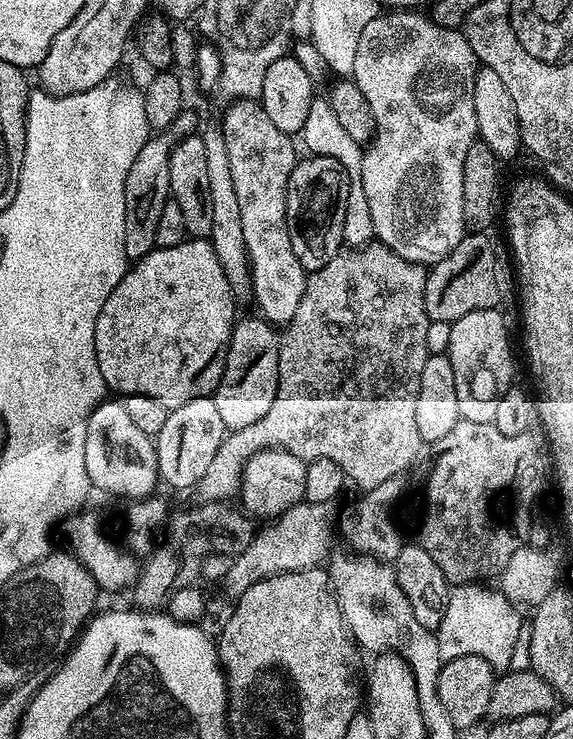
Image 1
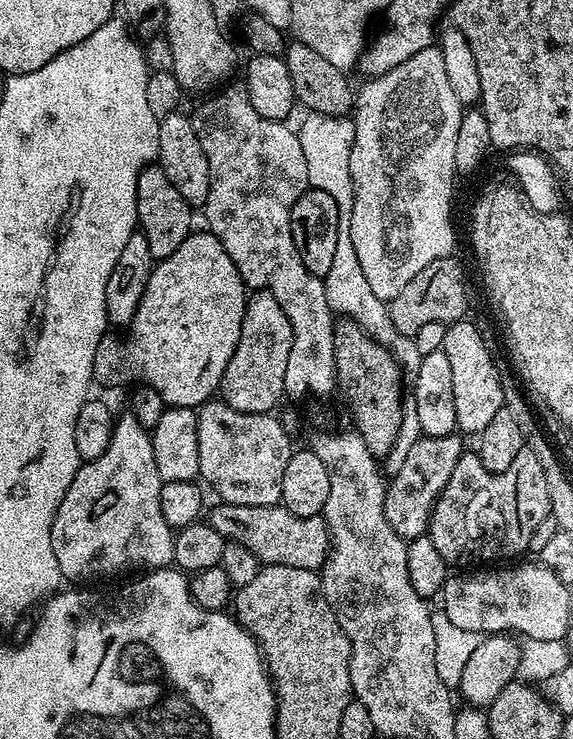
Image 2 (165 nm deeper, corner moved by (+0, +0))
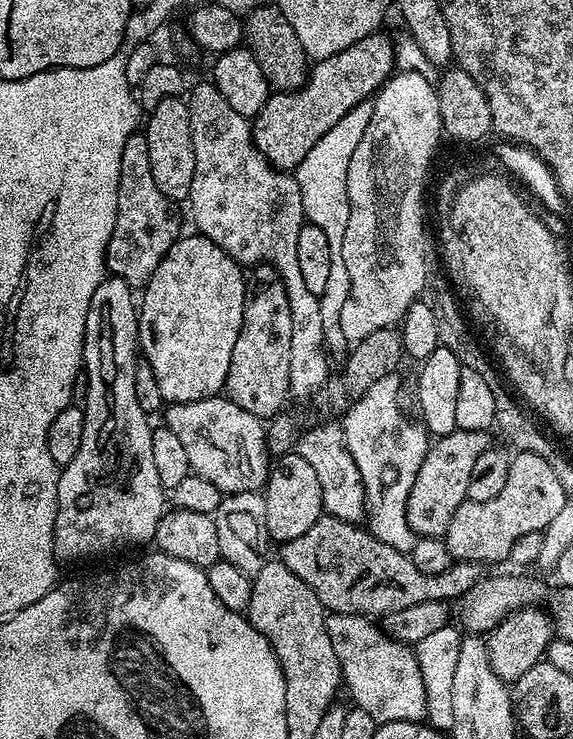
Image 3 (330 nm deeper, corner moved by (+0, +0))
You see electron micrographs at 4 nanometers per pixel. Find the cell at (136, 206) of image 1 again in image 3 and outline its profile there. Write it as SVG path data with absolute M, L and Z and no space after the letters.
M109 275L94 290L94 298L90 302L90 310L86 314L86 330L84 331L84 366L83 375L88 376L88 393L84 396L82 407L84 410L84 429L82 430L82 442L80 448L74 454L74 458L63 465L60 481L58 482L58 508L56 509L56 521L54 522L54 534L52 535L53 549L61 561L76 560L79 556L96 556L99 552L108 552L111 548L120 548L123 544L144 544L155 537L158 530L158 522L166 511L166 489L158 478L158 470L154 466L154 442L152 441L153 425L148 425L149 417L138 406L138 397L134 395L134 370L138 359L140 346L140 313L138 311L137 293L126 283L121 276Z

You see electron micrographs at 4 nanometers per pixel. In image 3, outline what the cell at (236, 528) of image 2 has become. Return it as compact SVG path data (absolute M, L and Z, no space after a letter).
M327 514L320 516L302 538L285 540L279 548L283 564L318 594L332 614L380 618L376 616L387 617L427 600L452 602L482 576L481 565L471 562L453 562L442 574L427 576L414 566L411 555L386 546L355 523Z

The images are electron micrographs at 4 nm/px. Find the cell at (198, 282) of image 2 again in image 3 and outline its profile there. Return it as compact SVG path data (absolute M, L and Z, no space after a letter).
M199 234L191 235L181 235L176 244L165 254L158 266L158 270L154 270L154 274L143 289L143 292L145 291L144 296L142 292L142 299L138 304L140 313L139 351L142 353L143 359L147 360L148 365L154 370L154 378L158 378L158 390L162 390L162 398L169 405L189 404L190 402L205 400L217 395L223 389L226 374L230 370L230 358L234 354L234 342L238 342L238 334L242 330L242 322L244 321L244 305L246 303L245 269L237 264L234 258L230 258L230 254L226 254L226 250L222 250L213 240L207 240L205 236Z

